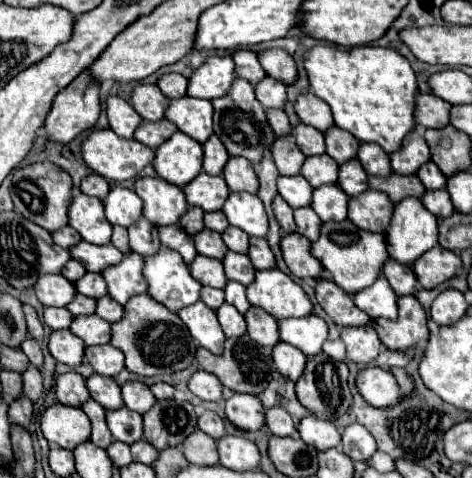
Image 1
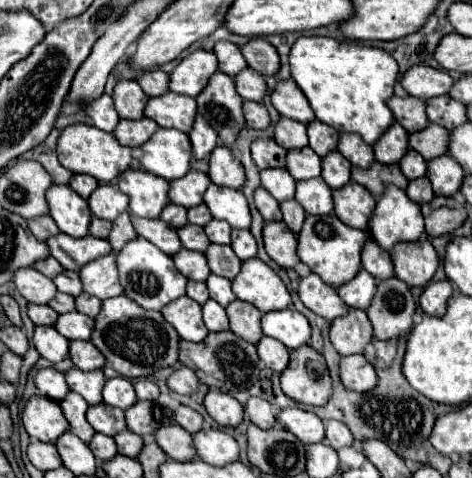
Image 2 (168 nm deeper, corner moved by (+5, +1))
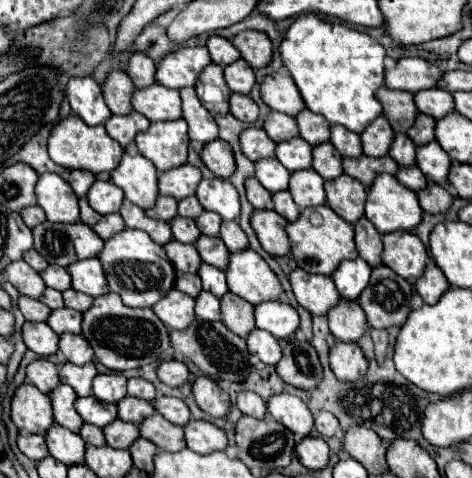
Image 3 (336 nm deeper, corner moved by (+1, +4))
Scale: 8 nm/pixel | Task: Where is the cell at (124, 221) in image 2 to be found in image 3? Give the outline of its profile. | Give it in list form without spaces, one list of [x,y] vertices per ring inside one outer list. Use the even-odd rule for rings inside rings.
[[[116,212],[116,214],[106,214],[106,216],[102,216],[102,218],[98,220],[98,224],[94,224],[92,230],[94,230],[102,240],[108,240],[110,236],[122,232],[124,228],[126,228],[126,226],[124,226],[124,222],[122,222],[122,216]]]

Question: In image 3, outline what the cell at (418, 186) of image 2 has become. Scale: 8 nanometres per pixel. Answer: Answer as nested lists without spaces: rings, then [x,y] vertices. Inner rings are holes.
[[[410,166],[410,168],[398,168],[398,182],[404,184],[406,188],[418,192],[422,188],[426,188],[426,178],[424,174],[418,170],[418,166]]]

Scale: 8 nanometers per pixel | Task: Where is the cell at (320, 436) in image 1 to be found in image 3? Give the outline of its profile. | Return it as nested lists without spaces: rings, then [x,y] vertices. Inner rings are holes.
[[[274,394],[266,400],[266,408],[268,408],[268,414],[274,420],[282,422],[286,428],[290,428],[290,432],[294,432],[298,440],[310,436],[314,418],[312,418],[312,412],[306,408],[306,404],[298,396]]]

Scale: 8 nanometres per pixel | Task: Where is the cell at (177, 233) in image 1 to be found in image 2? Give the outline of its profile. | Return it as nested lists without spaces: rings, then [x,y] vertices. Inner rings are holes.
[[[132,217],[132,223],[134,223],[134,229],[138,231],[140,237],[148,239],[150,243],[154,243],[166,255],[176,255],[182,249],[180,239],[176,235],[176,229],[170,227],[166,221],[162,221],[162,219]]]

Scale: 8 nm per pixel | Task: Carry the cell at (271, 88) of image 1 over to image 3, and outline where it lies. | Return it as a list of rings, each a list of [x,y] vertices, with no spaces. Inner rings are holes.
[[[238,58],[236,62],[232,62],[224,68],[224,80],[226,80],[228,88],[238,94],[250,94],[252,86],[256,84],[254,70],[242,58]]]

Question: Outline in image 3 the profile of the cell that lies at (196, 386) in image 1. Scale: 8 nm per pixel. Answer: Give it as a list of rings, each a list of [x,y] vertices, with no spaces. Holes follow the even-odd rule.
[[[166,360],[166,362],[160,362],[158,368],[156,368],[156,374],[158,378],[168,384],[168,386],[182,386],[186,380],[188,380],[188,368],[184,362],[178,362],[178,360]]]

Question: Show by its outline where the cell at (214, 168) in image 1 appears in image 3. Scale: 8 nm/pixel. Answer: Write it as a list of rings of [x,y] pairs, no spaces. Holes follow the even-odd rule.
[[[182,88],[182,118],[188,124],[188,136],[192,142],[212,142],[218,138],[218,126],[212,118],[212,114],[200,104],[194,88]]]

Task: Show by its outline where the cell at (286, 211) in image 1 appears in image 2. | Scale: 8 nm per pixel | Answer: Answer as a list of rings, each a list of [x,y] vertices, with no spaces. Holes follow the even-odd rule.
[[[264,187],[256,189],[254,199],[256,199],[256,207],[258,207],[260,215],[264,217],[264,221],[282,221],[280,203]]]

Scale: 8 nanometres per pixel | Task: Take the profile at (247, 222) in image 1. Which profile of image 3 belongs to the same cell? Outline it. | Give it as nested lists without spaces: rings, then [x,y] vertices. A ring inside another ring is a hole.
[[[218,176],[204,178],[198,184],[196,198],[200,200],[204,210],[212,210],[222,216],[222,220],[238,220],[240,200],[236,188]]]

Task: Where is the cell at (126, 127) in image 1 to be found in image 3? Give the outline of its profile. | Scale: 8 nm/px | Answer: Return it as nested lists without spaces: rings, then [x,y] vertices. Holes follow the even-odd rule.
[[[90,76],[70,78],[66,86],[66,98],[74,114],[78,114],[90,126],[104,124],[112,116],[102,98],[102,88]]]

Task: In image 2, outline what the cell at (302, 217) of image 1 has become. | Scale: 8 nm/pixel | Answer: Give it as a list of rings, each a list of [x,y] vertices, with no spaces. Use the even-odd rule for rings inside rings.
[[[290,199],[290,201],[280,203],[280,209],[282,209],[282,215],[284,215],[284,223],[290,227],[290,231],[298,233],[302,229],[304,219],[306,219],[302,205],[296,199]]]

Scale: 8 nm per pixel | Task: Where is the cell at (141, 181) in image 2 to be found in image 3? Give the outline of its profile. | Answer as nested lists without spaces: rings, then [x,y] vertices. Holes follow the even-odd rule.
[[[122,154],[122,160],[118,168],[110,172],[110,180],[124,190],[124,196],[140,206],[140,208],[152,208],[158,198],[158,172],[150,160],[136,154]]]

